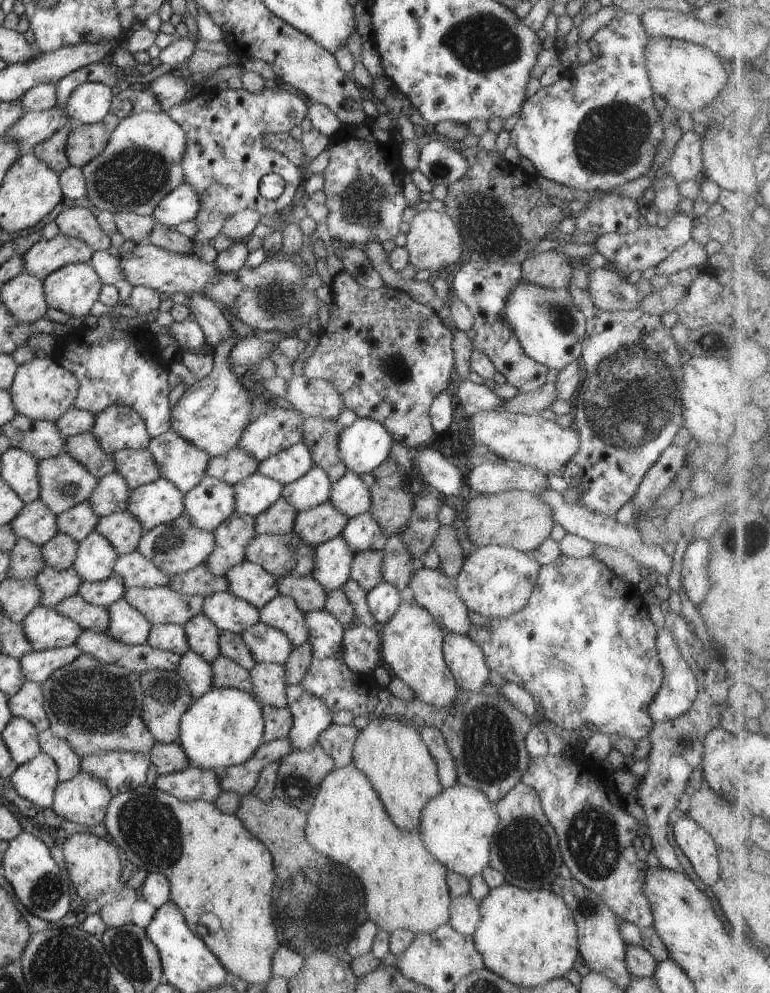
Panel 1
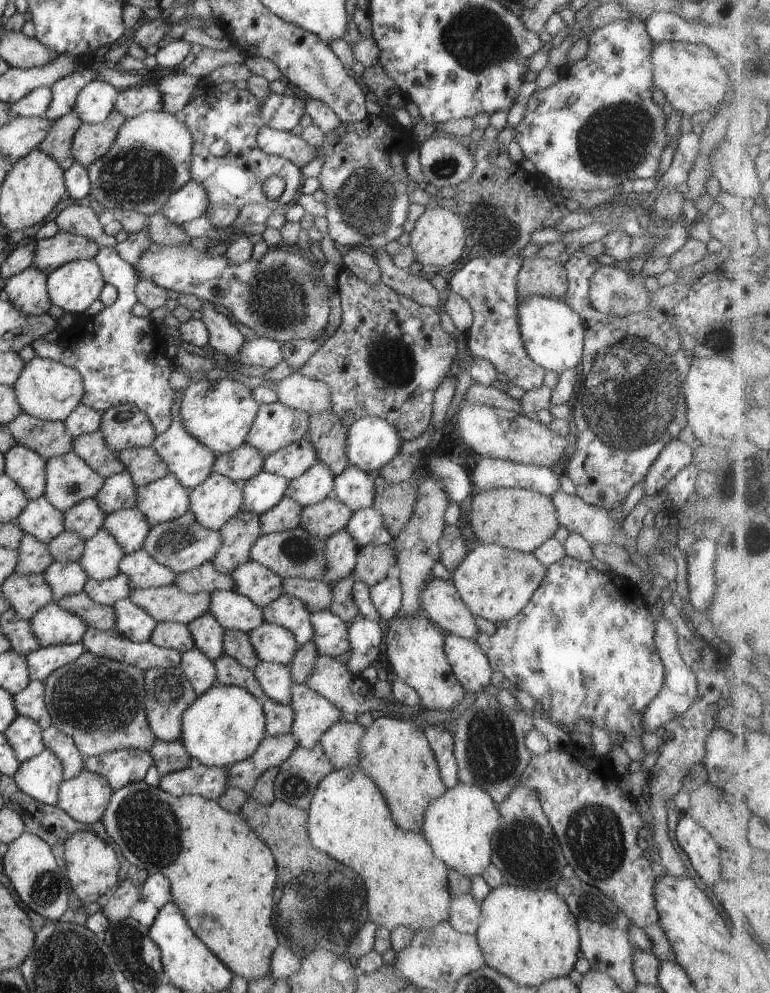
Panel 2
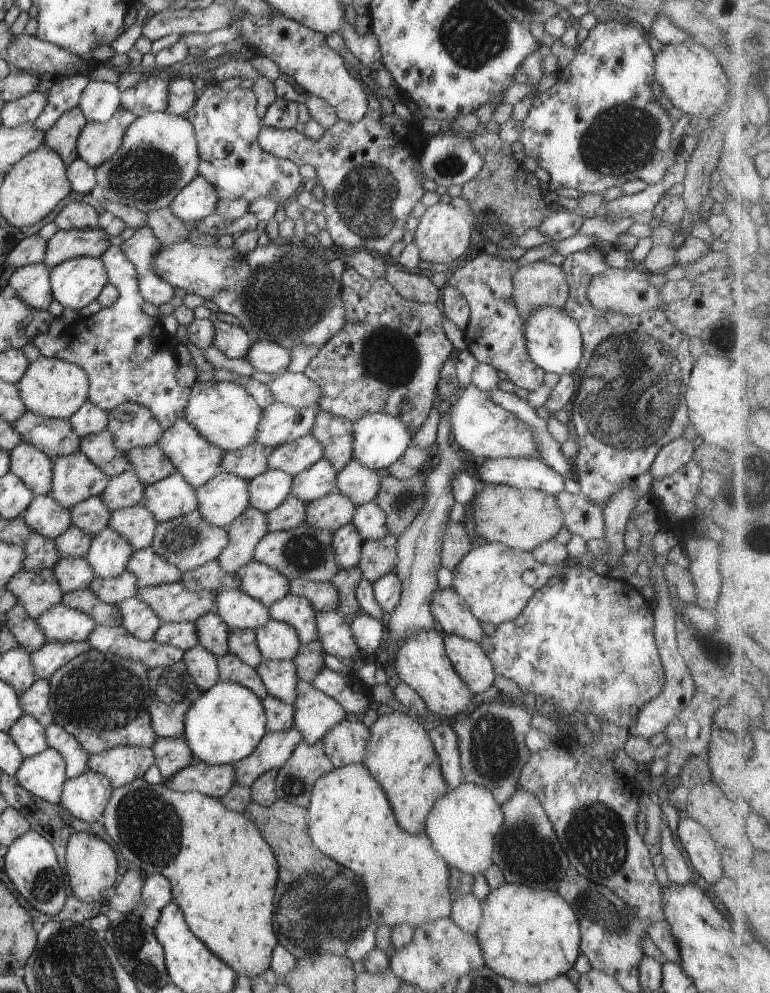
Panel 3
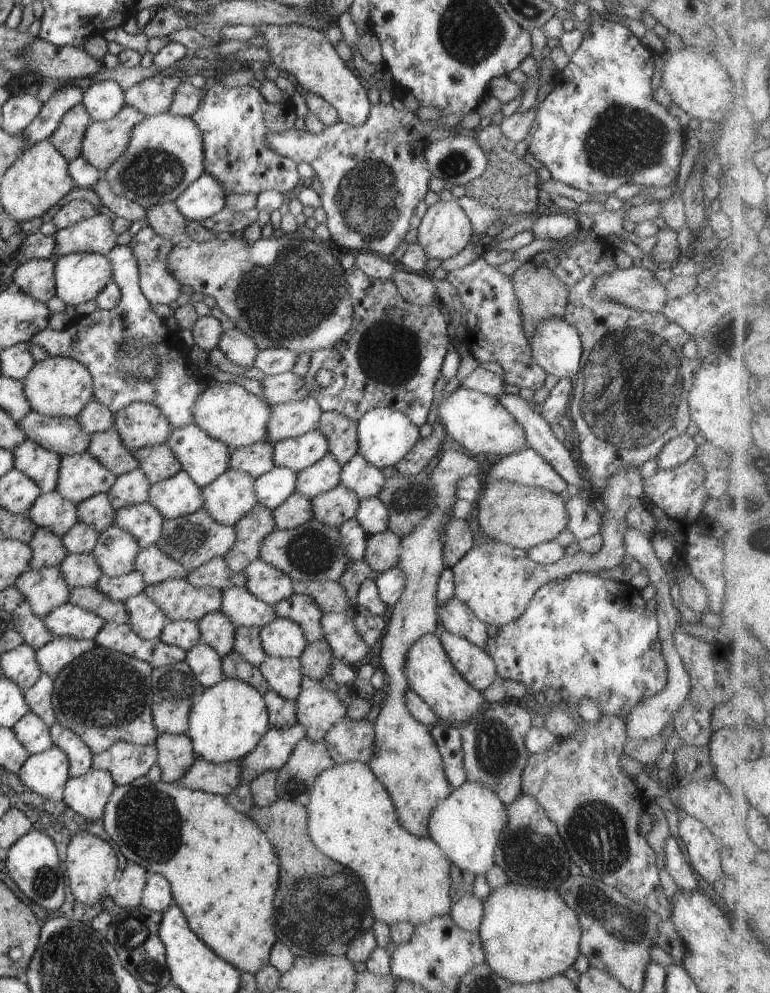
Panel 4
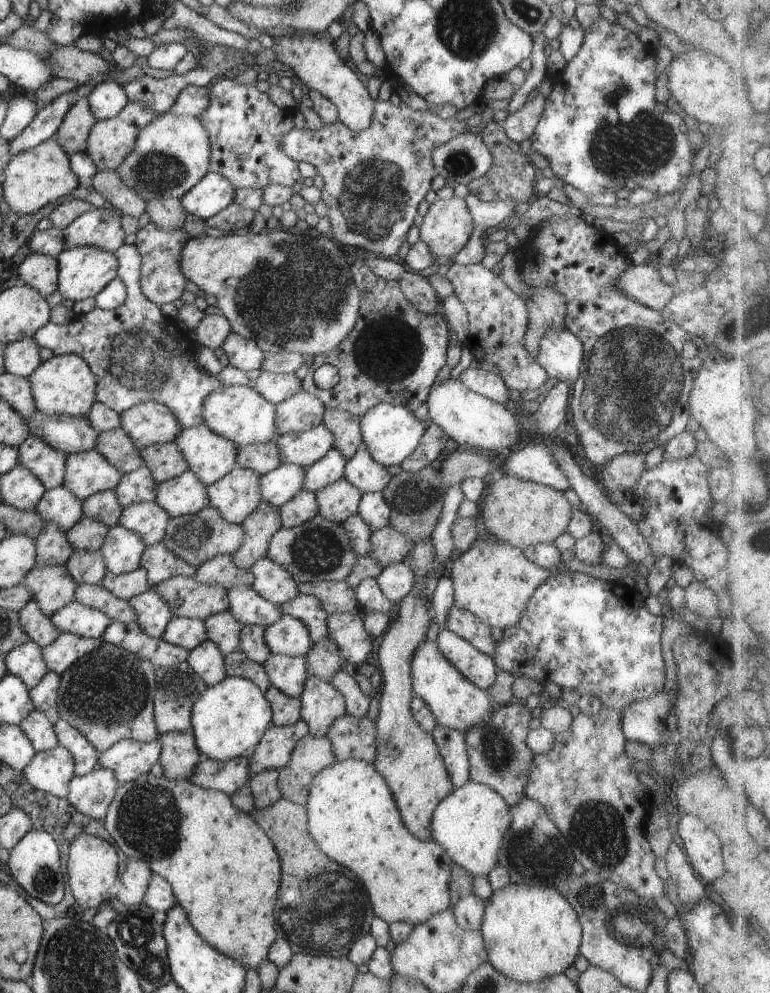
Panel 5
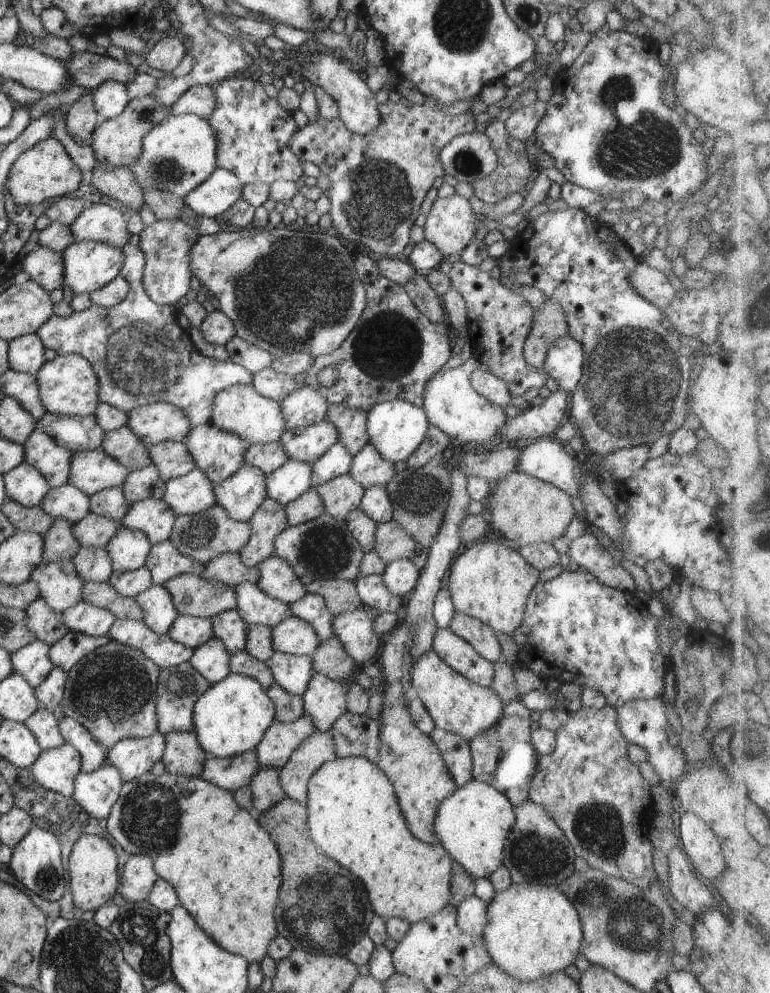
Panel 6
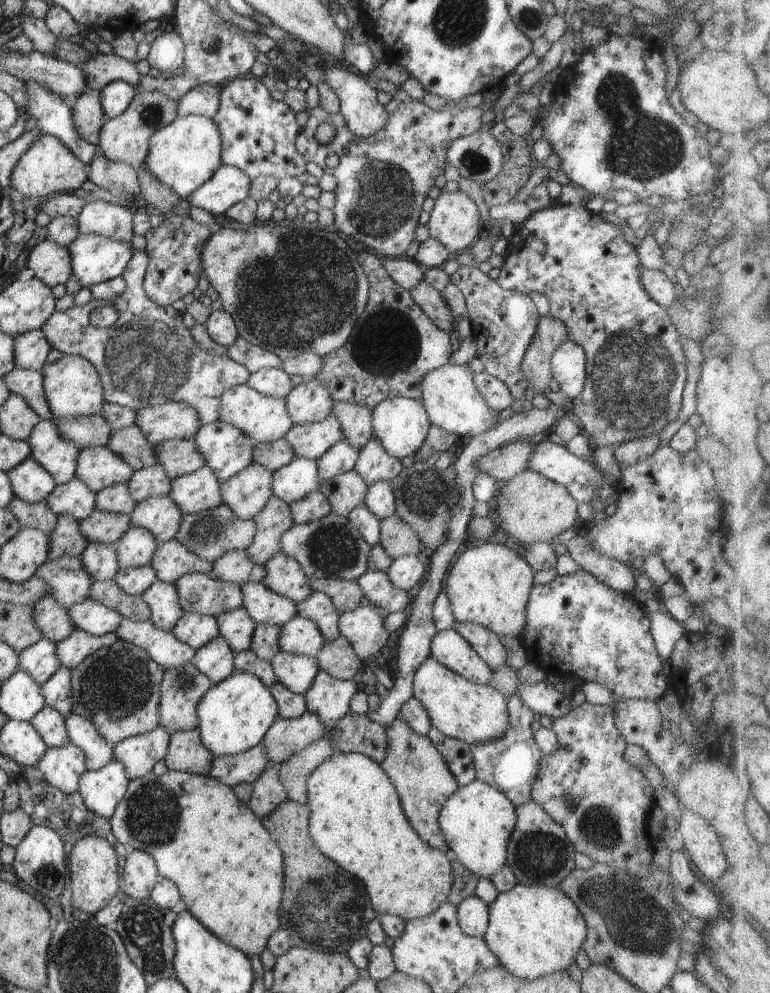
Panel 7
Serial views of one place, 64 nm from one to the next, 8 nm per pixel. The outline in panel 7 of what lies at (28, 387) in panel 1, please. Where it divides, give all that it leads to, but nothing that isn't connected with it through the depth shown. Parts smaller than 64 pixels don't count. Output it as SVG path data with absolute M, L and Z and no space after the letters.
M62 355L62 358L42 368L45 399L48 401L50 412L58 418L76 418L100 415L105 400L103 386L96 368L80 355Z

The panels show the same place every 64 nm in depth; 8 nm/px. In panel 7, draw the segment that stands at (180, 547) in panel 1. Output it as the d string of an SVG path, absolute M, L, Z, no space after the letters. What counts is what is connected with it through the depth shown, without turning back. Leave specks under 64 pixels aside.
M224 503L204 512L183 515L180 526L176 531L176 539L183 544L193 555L213 563L223 554L235 550L245 550L252 544L256 532L256 523L242 520L233 514L232 509Z

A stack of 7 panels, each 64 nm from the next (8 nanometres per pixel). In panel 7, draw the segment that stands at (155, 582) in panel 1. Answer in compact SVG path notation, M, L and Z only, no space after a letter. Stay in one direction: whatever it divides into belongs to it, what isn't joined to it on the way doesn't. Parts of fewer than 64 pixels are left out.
M176 539L160 543L153 552L150 566L155 570L157 580L171 585L182 575L188 573L209 573L212 568L210 561L193 555Z

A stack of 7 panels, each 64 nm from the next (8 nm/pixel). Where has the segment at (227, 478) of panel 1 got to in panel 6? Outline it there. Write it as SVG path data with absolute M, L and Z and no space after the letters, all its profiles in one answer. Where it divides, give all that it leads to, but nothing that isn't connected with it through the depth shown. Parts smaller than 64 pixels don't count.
M278 441L269 444L252 444L244 452L244 465L260 468L266 475L284 466L288 460L284 446Z

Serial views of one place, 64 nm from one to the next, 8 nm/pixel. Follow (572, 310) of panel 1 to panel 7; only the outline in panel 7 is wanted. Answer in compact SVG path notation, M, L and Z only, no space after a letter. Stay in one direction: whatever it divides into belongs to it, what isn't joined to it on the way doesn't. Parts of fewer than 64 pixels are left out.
M569 338L553 352L551 367L553 378L560 384L560 392L573 399L583 389L586 374L584 349Z

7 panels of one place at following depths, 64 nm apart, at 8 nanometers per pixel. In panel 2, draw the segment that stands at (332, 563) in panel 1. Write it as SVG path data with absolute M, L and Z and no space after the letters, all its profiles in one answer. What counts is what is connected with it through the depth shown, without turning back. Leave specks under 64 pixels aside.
M340 530L329 539L326 539L324 554L326 554L326 572L322 576L323 582L342 580L349 576L356 566L359 547L354 538L348 534L348 530Z

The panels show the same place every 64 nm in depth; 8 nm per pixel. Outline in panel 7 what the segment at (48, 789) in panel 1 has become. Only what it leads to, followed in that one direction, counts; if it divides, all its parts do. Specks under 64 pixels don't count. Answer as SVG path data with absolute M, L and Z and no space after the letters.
M72 743L48 747L35 767L39 773L38 778L44 779L51 787L64 794L76 793L79 778L87 771L84 751Z

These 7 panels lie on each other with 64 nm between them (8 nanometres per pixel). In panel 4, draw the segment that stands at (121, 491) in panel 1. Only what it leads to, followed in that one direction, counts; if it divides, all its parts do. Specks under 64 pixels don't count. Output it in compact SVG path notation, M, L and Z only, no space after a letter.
M142 468L118 476L109 492L112 506L118 510L137 503L147 503L150 488L152 484Z

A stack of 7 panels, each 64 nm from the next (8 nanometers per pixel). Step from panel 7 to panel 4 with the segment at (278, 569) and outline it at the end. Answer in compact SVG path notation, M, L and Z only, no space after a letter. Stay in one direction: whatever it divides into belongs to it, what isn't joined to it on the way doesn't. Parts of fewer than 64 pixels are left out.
M260 558L248 564L242 574L246 576L245 588L269 606L274 606L294 594L294 582L290 576Z

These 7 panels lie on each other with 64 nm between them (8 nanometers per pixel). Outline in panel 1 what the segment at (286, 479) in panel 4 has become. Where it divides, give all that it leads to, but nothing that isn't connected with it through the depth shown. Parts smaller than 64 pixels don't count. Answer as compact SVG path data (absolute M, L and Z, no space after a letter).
M258 472L234 485L236 513L258 517L282 496L284 484Z

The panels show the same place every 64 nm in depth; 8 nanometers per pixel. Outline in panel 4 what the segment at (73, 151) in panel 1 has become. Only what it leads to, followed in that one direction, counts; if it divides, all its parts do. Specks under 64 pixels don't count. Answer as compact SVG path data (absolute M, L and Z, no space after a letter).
M125 105L111 120L94 121L84 132L81 156L102 174L126 152L134 126L146 118L144 112Z

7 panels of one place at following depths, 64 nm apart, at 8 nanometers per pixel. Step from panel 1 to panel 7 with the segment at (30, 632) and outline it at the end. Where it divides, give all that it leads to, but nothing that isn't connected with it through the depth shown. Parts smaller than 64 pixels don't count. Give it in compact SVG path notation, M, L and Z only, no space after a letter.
M88 597L73 604L67 610L67 615L75 628L79 628L92 636L114 633L118 625L124 620L119 612Z

